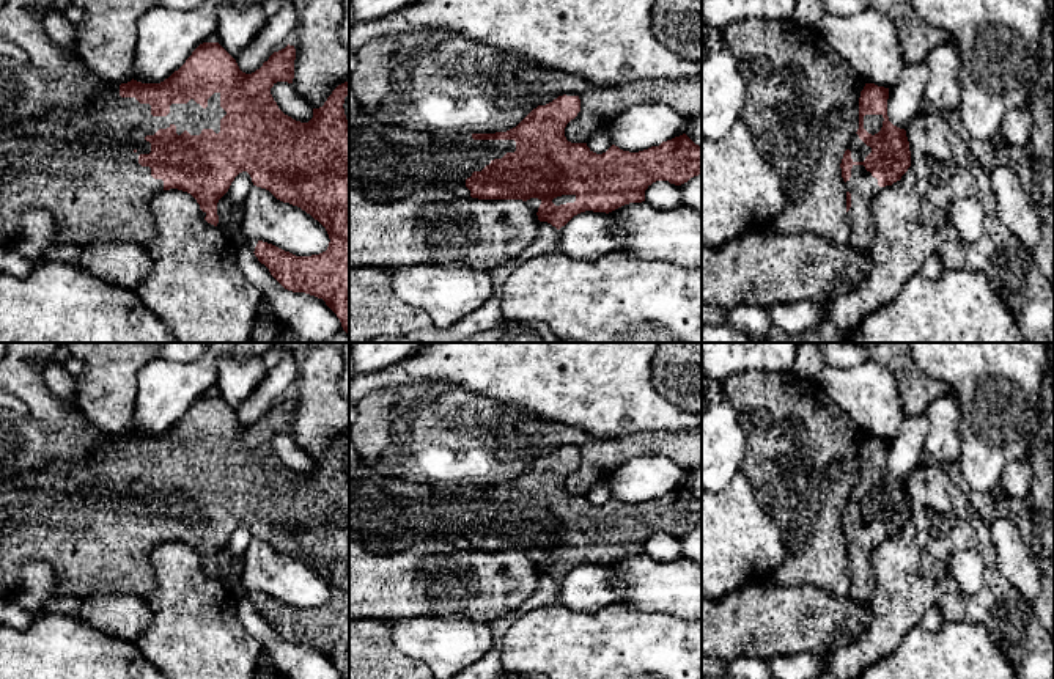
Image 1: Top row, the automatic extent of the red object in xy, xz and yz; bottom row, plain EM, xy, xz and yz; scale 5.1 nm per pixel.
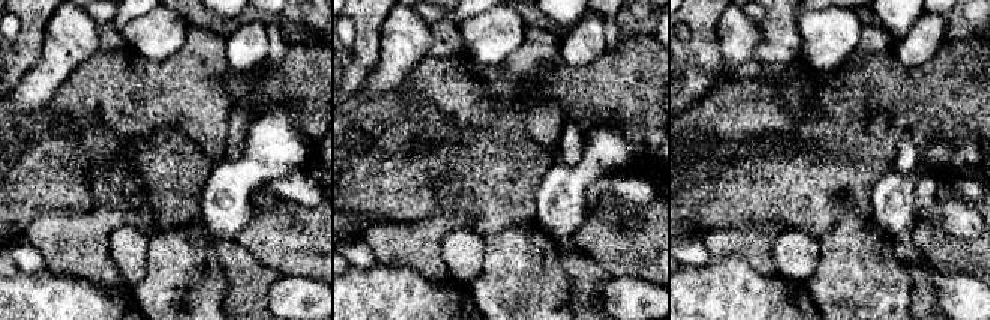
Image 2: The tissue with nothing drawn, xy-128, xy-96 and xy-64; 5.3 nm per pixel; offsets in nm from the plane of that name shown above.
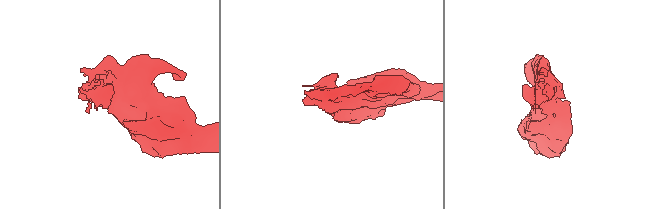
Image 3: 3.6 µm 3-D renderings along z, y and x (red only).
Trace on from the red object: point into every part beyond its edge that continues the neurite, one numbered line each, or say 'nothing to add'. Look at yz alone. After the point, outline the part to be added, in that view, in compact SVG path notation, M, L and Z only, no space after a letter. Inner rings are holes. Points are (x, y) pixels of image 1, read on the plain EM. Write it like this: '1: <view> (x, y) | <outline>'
1: yz (862, 538) | M853 517L851 530L845 534L845 541L851 545L851 560L846 564L849 577L848 597L865 602L876 588L872 552L883 539L878 538L878 531L864 517Z

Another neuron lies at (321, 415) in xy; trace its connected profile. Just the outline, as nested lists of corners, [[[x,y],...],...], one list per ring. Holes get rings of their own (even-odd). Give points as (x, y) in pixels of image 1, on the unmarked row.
[[[338,343],[313,346],[297,371],[293,437],[313,461],[322,459],[338,437],[349,434],[349,404],[338,387],[341,371]]]

